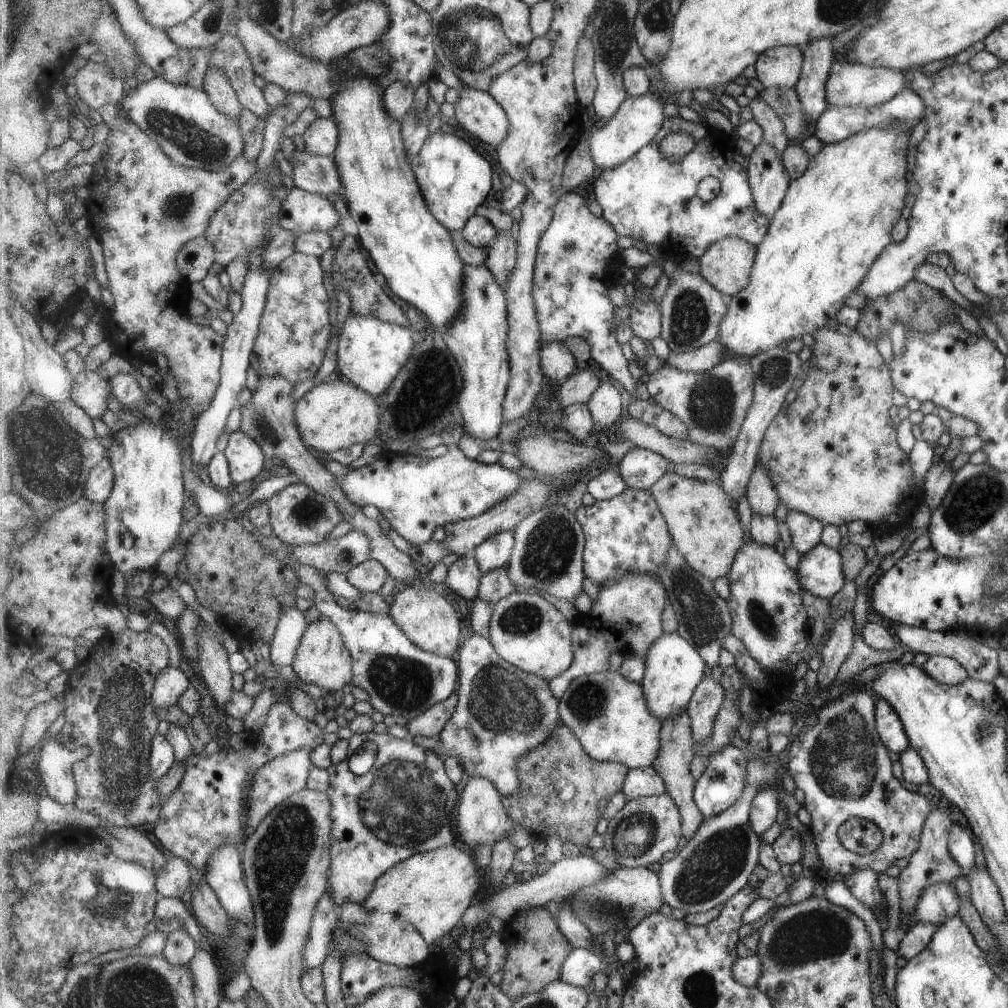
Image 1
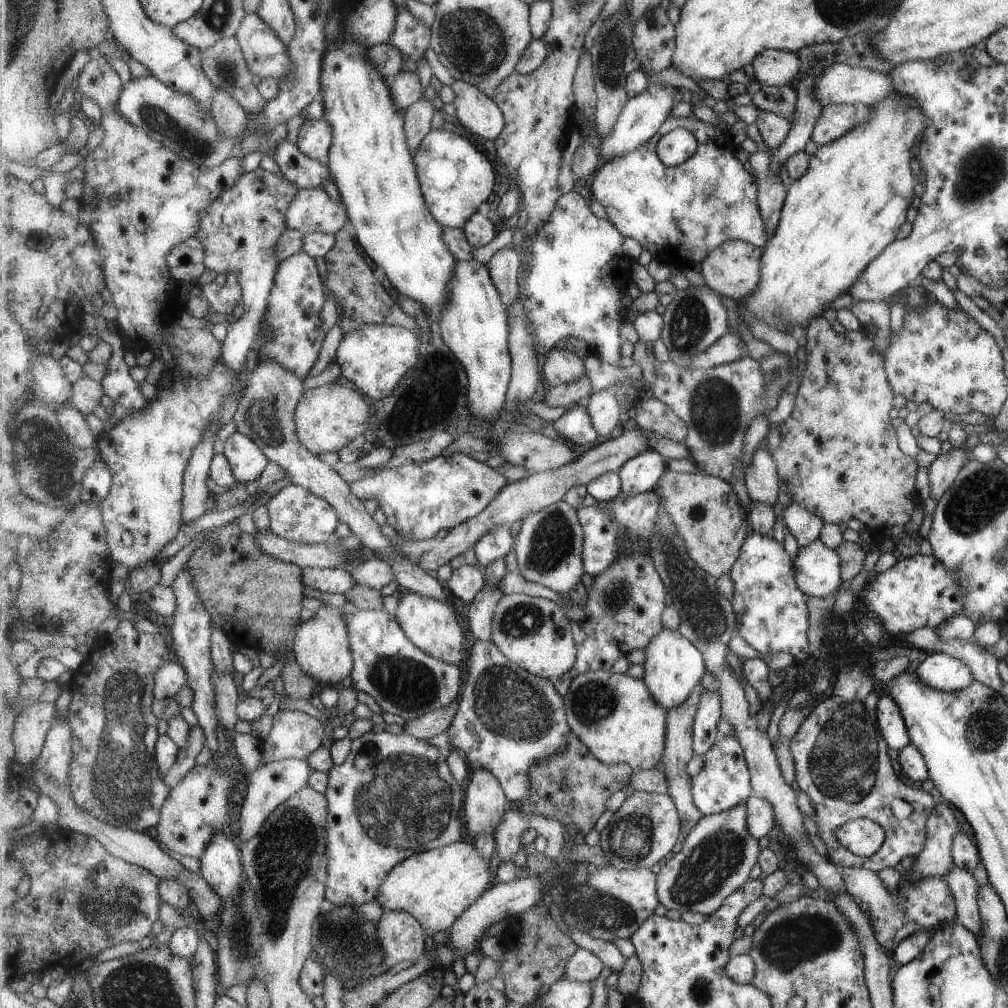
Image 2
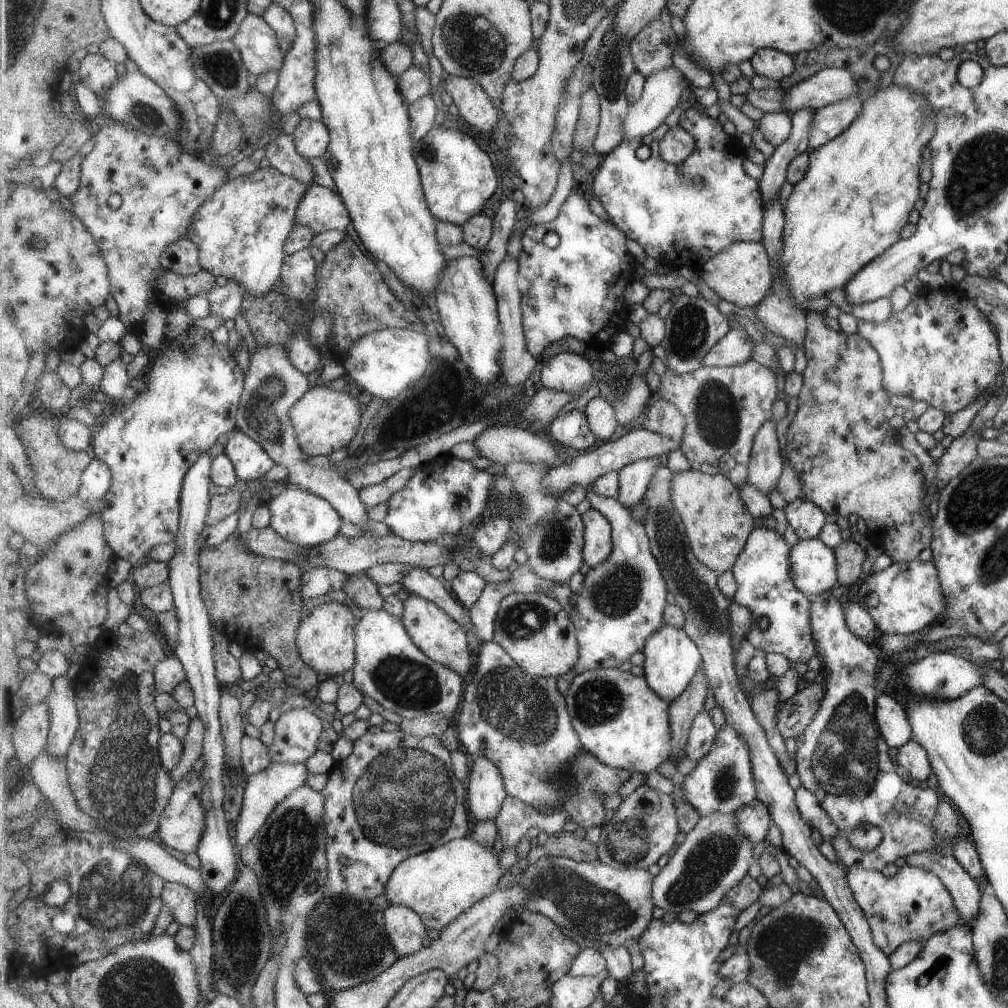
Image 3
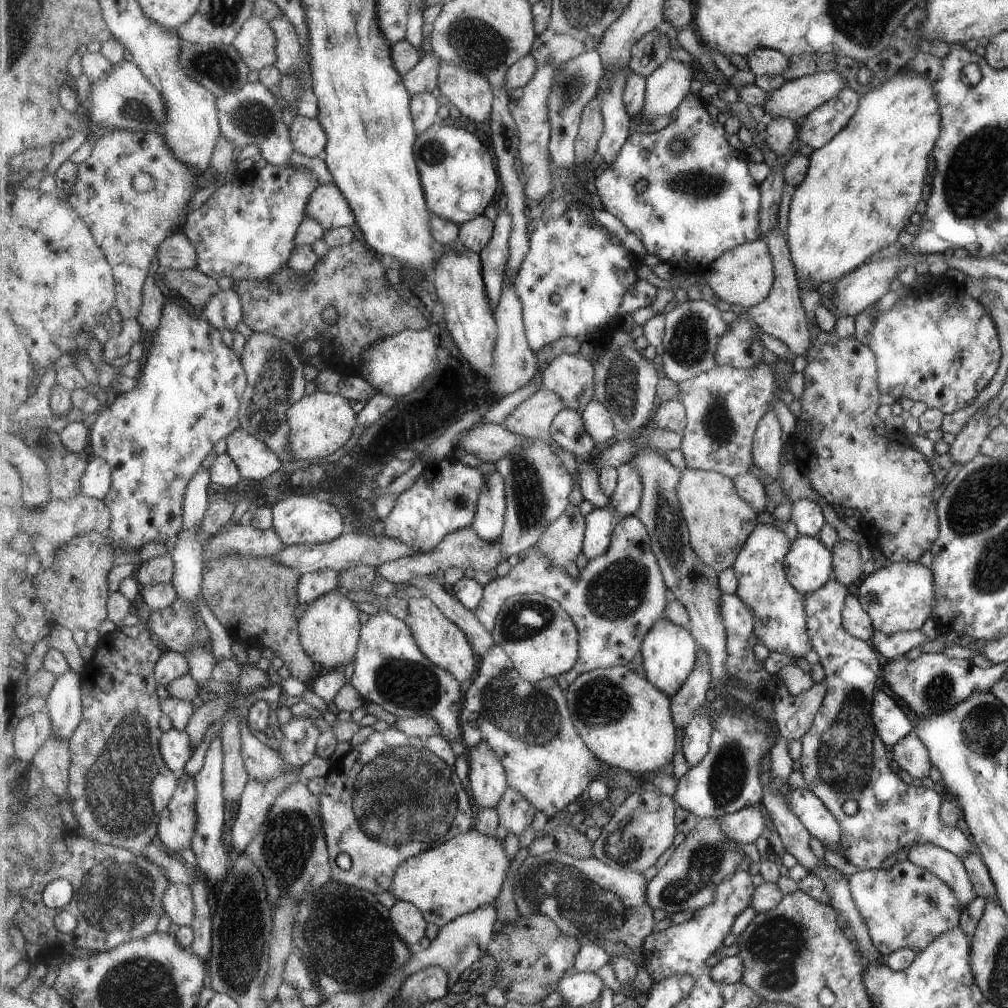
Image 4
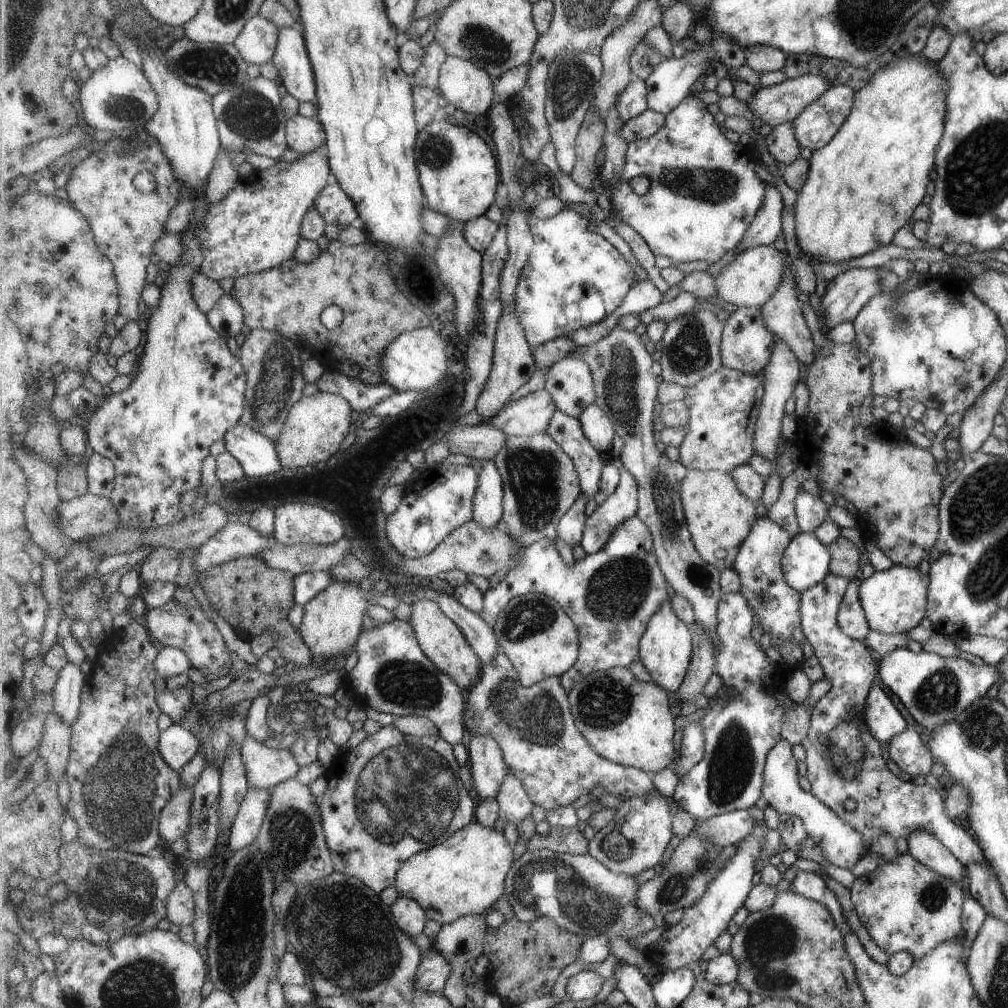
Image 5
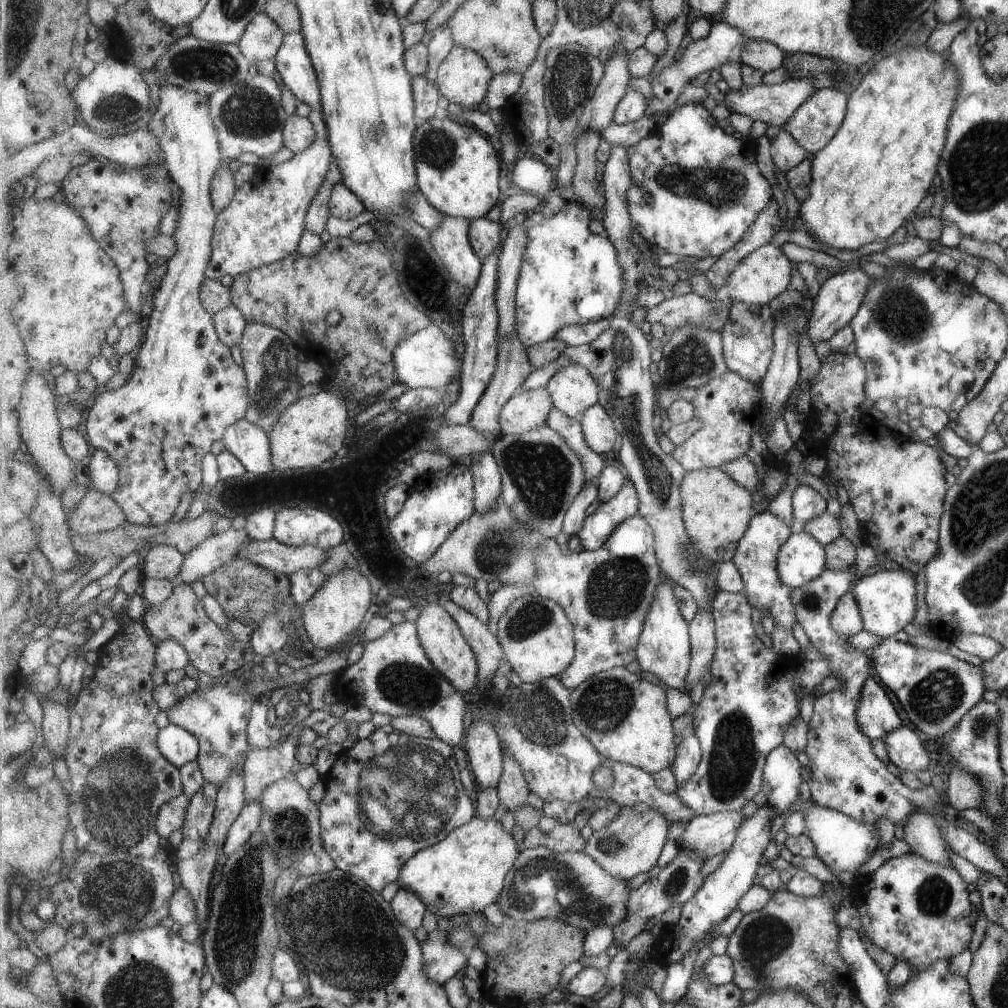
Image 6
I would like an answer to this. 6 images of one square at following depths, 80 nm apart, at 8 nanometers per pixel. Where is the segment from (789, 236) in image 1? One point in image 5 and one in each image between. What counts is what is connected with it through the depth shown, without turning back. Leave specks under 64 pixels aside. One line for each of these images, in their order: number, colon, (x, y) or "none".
2: (838, 217)
3: (855, 196)
4: (859, 189)
5: (863, 184)

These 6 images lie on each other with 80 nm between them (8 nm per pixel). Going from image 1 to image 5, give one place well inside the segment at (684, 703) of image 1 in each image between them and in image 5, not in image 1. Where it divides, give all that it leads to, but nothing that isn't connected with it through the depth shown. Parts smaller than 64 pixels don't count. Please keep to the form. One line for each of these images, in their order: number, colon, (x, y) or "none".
2: (674, 665)
3: (672, 658)
4: (670, 651)
5: (666, 650)

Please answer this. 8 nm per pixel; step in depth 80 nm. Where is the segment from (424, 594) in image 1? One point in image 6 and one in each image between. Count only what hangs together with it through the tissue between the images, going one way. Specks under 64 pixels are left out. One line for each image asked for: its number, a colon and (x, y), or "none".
2: (431, 624)
3: (441, 637)
4: (440, 638)
5: (444, 642)
6: (444, 640)

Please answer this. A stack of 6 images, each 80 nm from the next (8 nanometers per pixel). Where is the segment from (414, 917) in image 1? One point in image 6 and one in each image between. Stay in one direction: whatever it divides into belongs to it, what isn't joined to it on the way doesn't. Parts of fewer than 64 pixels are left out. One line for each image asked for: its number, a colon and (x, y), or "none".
2: (437, 886)
3: (441, 884)
4: (467, 872)
5: (466, 874)
6: (465, 872)

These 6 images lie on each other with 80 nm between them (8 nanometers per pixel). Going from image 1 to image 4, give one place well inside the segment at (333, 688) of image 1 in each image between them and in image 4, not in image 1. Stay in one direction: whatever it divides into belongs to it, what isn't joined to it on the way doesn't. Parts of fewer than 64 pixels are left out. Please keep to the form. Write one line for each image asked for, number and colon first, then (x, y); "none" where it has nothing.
2: (322, 647)
3: (327, 637)
4: (330, 629)

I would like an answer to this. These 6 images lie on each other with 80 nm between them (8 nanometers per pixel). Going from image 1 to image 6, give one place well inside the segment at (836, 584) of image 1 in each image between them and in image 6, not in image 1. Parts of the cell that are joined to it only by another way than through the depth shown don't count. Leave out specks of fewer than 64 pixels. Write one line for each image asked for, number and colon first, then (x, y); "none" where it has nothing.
2: (817, 568)
3: (813, 564)
4: (809, 563)
5: (805, 562)
6: (801, 559)

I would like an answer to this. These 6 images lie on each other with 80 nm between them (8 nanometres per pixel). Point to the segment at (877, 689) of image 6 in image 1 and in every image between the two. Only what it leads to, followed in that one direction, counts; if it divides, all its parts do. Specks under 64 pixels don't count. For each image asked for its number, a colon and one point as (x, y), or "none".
1: (890, 728)
2: (890, 721)
3: (893, 726)
4: (891, 725)
5: (883, 721)

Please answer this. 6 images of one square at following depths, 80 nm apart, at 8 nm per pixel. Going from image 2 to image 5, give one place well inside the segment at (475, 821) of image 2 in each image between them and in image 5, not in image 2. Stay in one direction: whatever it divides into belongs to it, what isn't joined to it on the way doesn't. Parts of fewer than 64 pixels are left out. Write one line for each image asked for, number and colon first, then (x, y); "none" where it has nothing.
3: (487, 792)
4: (488, 777)
5: (487, 763)

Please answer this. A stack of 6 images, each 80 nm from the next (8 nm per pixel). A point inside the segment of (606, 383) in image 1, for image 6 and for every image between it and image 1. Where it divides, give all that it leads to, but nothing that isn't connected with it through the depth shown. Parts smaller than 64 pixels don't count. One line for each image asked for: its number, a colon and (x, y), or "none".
2: (604, 407)
3: (603, 420)
4: (598, 419)
5: (598, 425)
6: (600, 430)

